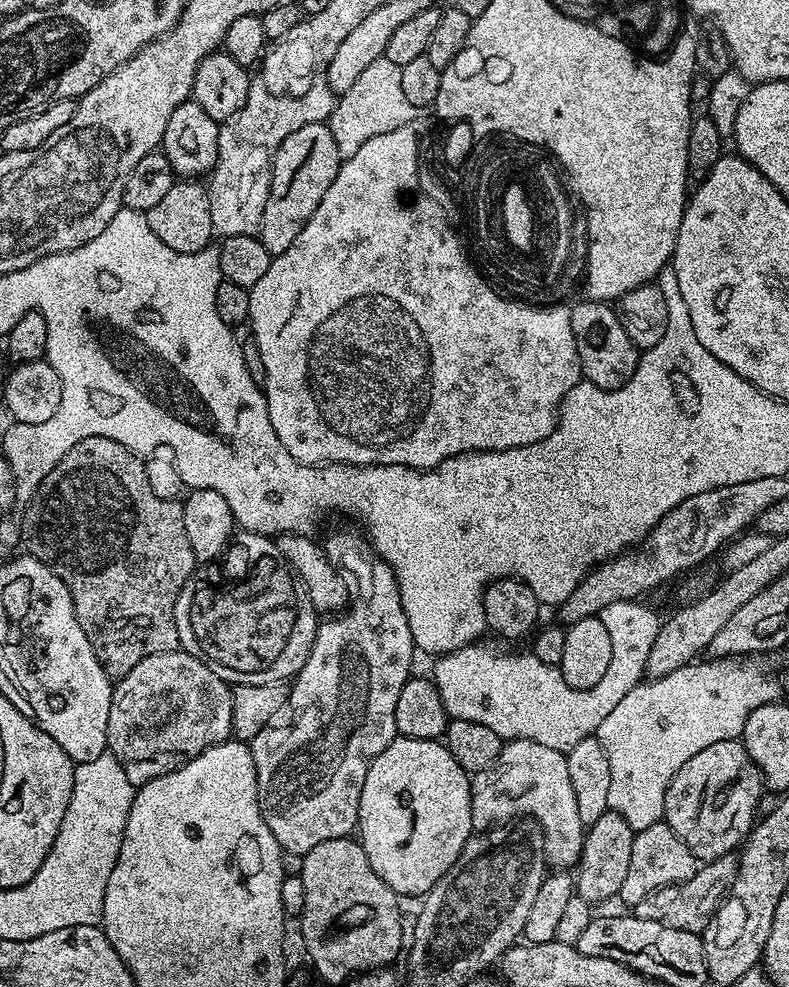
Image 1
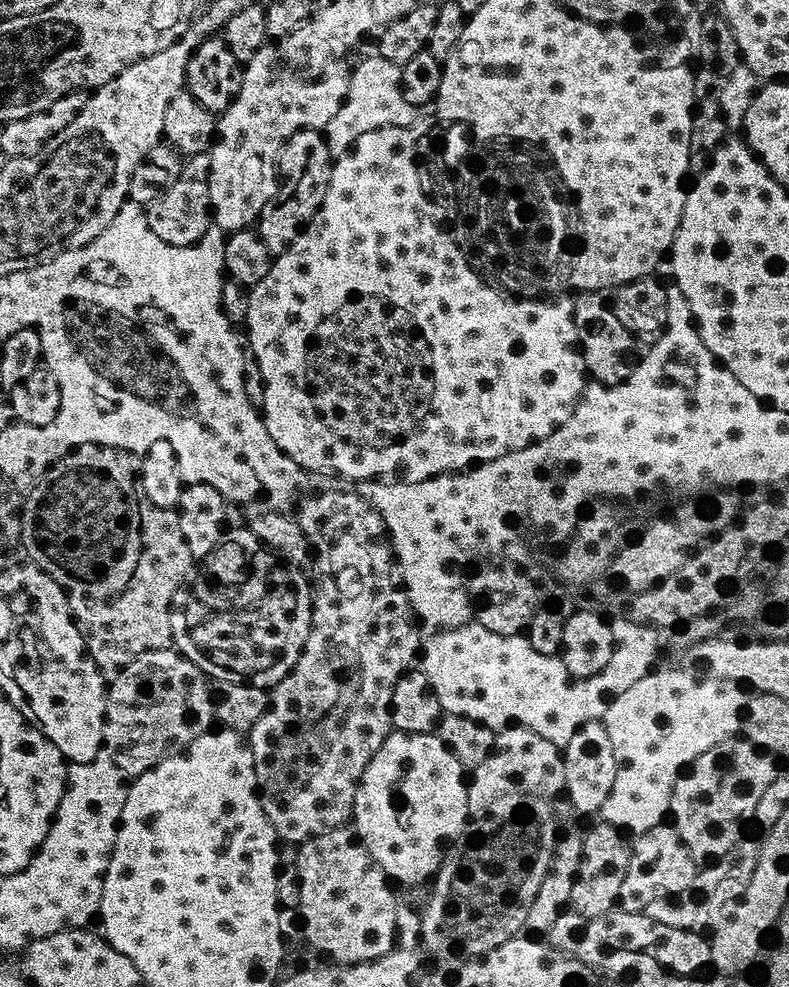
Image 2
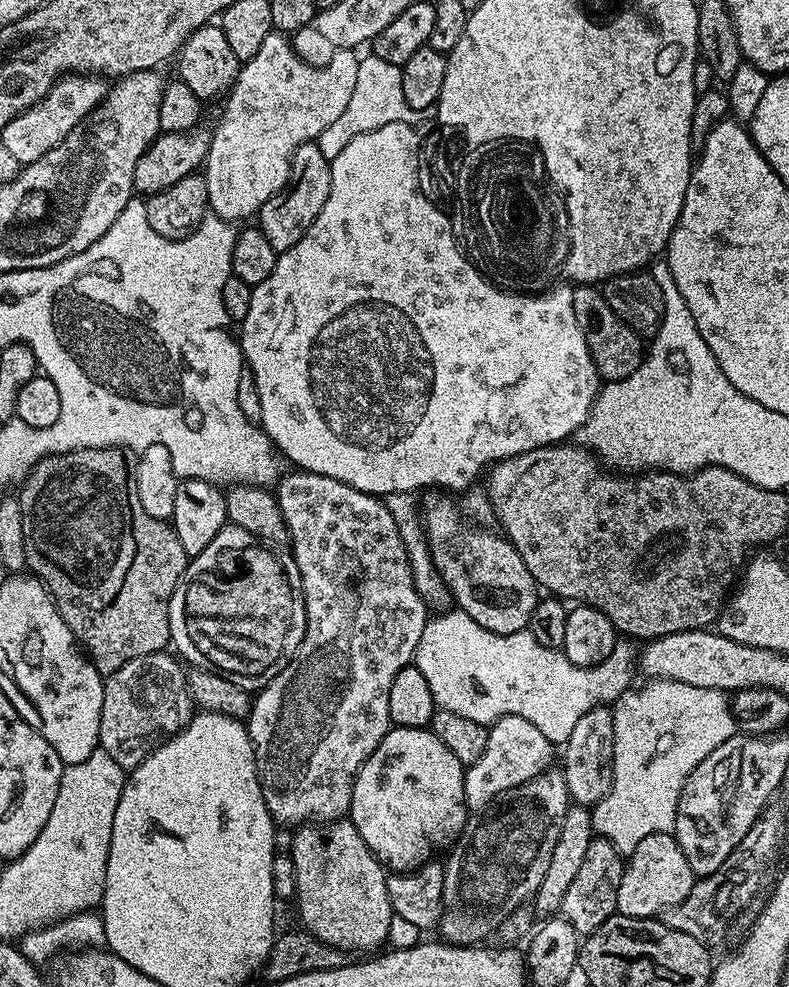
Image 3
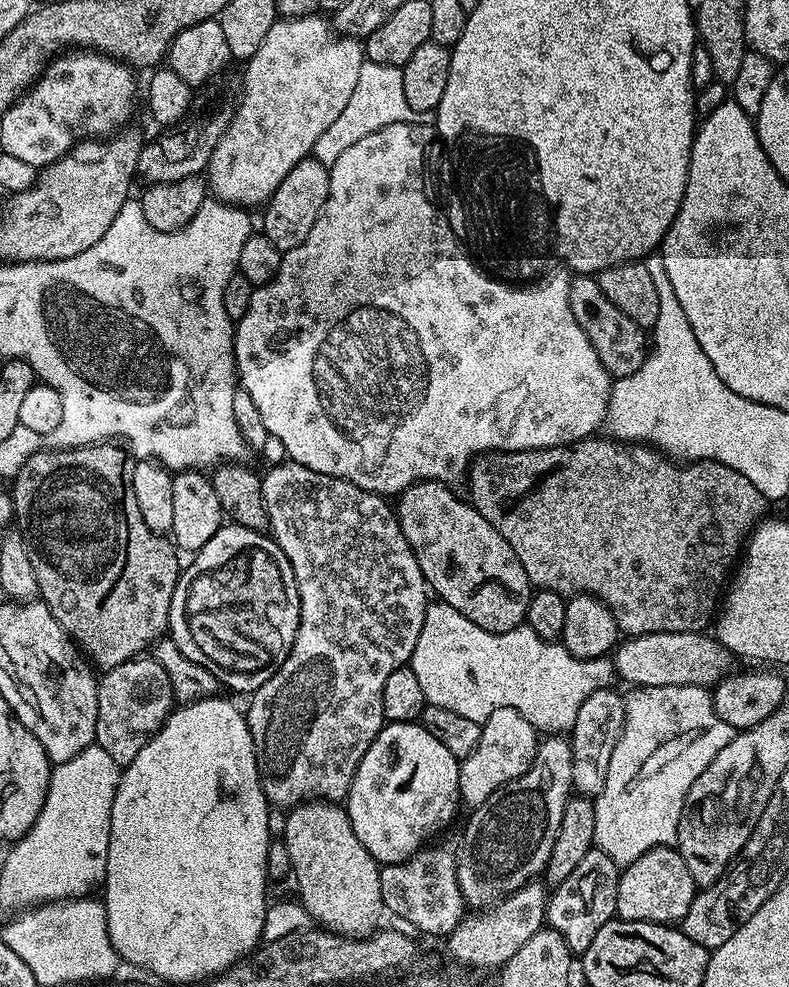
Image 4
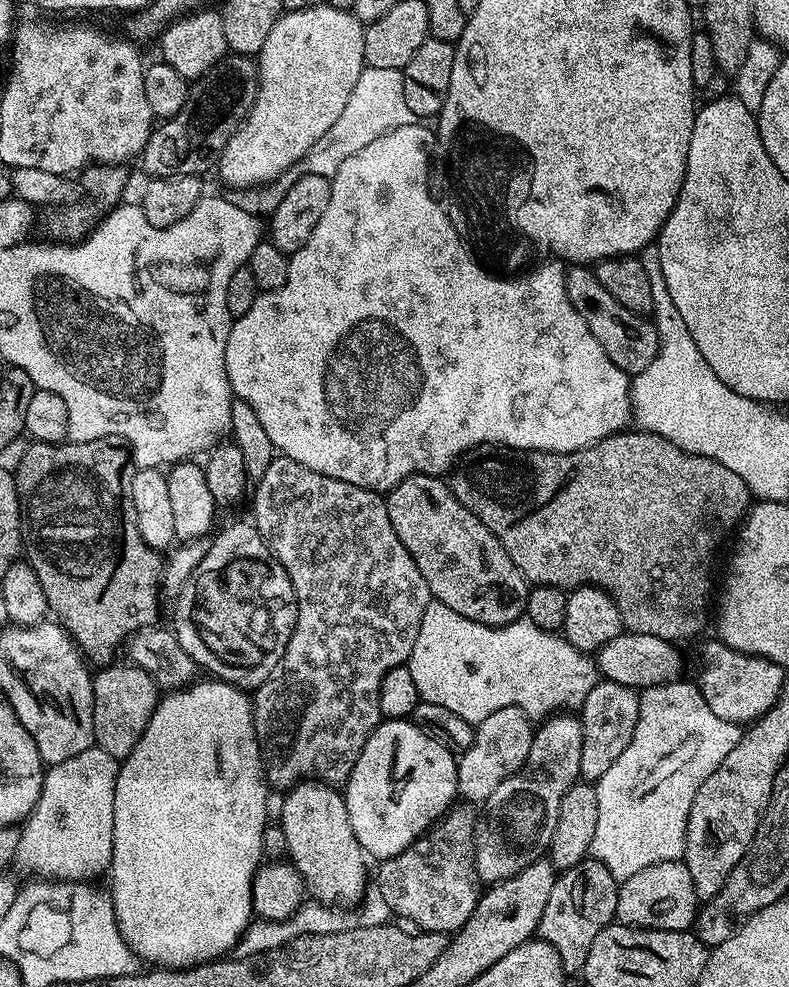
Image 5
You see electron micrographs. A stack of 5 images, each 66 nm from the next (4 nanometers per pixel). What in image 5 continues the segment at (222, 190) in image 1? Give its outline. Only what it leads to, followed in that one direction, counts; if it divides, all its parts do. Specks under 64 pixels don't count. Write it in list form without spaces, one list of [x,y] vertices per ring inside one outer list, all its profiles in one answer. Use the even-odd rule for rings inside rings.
[[[321,2],[310,10],[285,12],[278,18],[278,22],[274,22],[274,30],[270,30],[269,36],[266,37],[266,46],[262,46],[262,50],[258,54],[260,85],[258,86],[258,94],[254,98],[254,106],[250,106],[246,118],[240,123],[238,130],[230,138],[230,142],[226,142],[218,161],[220,176],[228,183],[229,189],[252,188],[256,184],[271,184],[287,168],[294,166],[299,160],[303,160],[304,155],[310,150],[310,146],[314,146],[314,142],[318,142],[318,138],[322,138],[322,134],[326,134],[326,130],[330,130],[330,126],[334,126],[334,121],[342,115],[346,101],[350,99],[350,90],[354,90],[355,84],[358,83],[358,74],[362,74],[362,70],[366,66],[364,62],[364,30],[365,25],[349,9],[335,8],[326,2]]]

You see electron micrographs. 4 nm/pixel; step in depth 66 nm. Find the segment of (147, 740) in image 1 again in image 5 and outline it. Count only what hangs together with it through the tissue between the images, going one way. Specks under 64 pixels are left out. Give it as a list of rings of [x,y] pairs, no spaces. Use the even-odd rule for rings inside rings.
[[[104,666],[92,677],[92,689],[94,690],[94,734],[96,735],[95,747],[106,750],[117,762],[124,761],[134,750],[134,746],[142,738],[150,718],[154,714],[158,703],[158,689],[155,680],[146,674],[146,670],[135,666],[123,666],[124,668],[112,668]]]

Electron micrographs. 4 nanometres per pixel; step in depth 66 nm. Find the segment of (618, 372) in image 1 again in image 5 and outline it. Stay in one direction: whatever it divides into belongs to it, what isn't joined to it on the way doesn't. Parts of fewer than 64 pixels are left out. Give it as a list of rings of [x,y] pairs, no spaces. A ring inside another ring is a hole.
[[[572,266],[567,269],[566,294],[570,298],[570,306],[574,306],[574,310],[578,310],[578,314],[582,314],[586,326],[590,326],[590,334],[594,334],[594,338],[598,338],[598,346],[602,346],[602,350],[606,350],[606,358],[610,358],[610,362],[614,362],[614,366],[618,366],[618,370],[633,377],[642,370],[646,370],[646,366],[650,366],[650,362],[654,362],[660,349],[660,335],[656,333],[655,323],[647,315],[634,310],[626,310],[626,306],[622,306],[622,302],[617,302],[602,287],[602,282],[598,282],[596,273],[591,267]]]

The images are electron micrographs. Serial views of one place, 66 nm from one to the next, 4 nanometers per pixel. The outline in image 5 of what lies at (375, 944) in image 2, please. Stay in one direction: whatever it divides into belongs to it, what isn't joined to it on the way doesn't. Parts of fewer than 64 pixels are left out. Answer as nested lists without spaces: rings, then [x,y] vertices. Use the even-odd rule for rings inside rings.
[[[309,778],[287,789],[283,796],[278,823],[286,830],[287,859],[304,880],[307,895],[329,906],[359,905],[370,887],[370,860],[358,838],[354,838],[343,791]]]

